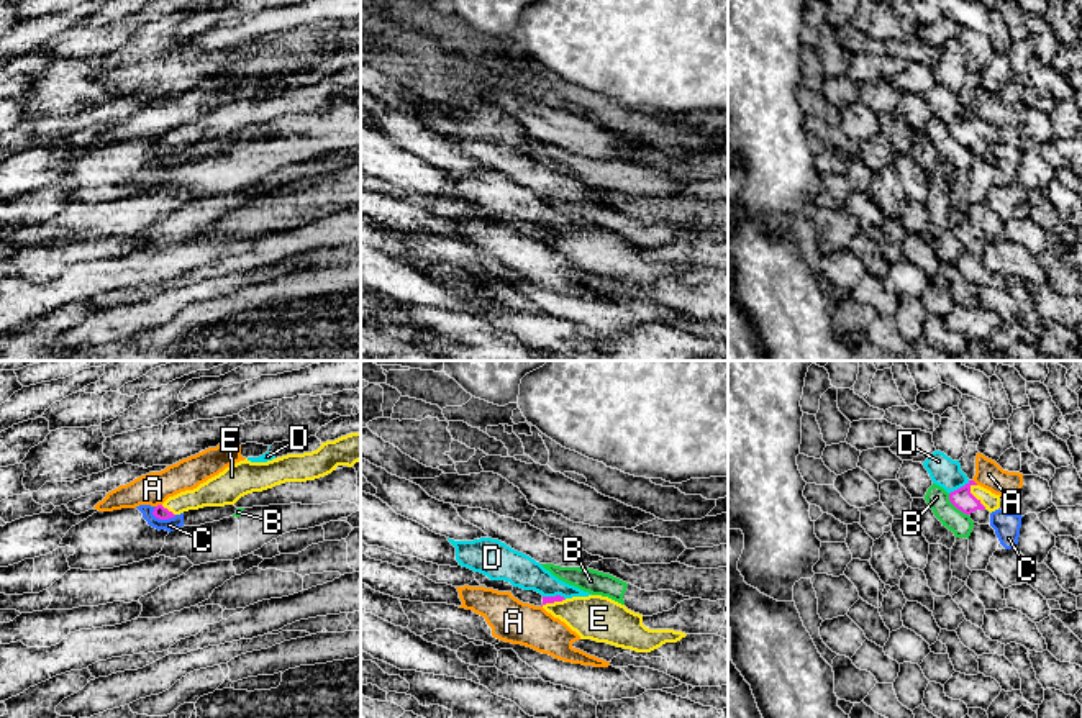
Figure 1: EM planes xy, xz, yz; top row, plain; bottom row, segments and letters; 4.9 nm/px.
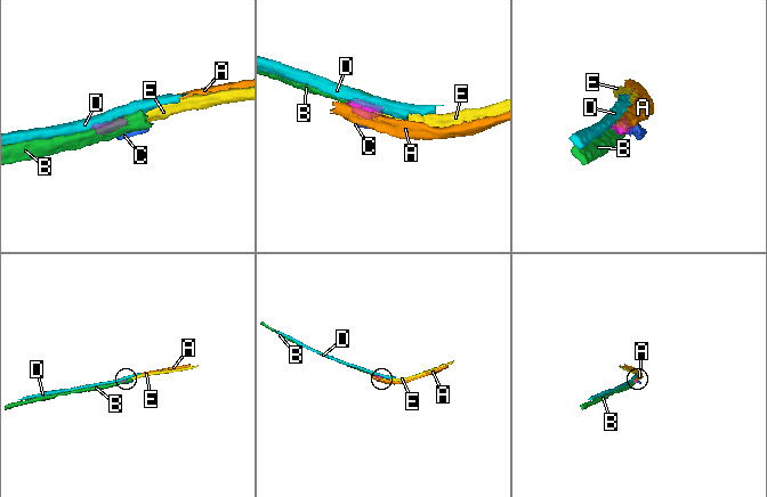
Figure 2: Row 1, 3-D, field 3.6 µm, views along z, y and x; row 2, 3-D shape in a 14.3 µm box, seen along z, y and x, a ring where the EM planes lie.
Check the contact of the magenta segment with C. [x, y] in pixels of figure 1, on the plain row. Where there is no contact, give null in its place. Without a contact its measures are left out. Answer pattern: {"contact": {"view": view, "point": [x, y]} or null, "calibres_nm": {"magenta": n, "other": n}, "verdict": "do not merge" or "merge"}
{"contact": {"view": "xy", "point": [164, 151]}, "calibres_nm": {"magenta": 70, "other": 70}, "verdict": "do not merge"}

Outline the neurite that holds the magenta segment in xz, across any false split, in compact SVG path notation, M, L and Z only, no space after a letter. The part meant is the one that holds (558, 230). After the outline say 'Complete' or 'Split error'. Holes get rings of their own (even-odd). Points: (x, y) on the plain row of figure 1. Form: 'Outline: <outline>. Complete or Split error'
Outline: M602 228L564 231L543 229L543 241L564 254L580 272L607 275L636 285L651 285L687 267L674 262L649 262L643 248Z. Split error

